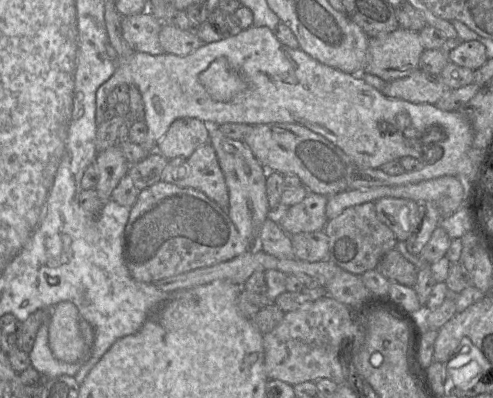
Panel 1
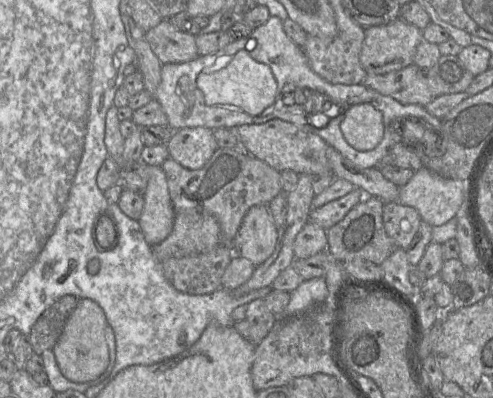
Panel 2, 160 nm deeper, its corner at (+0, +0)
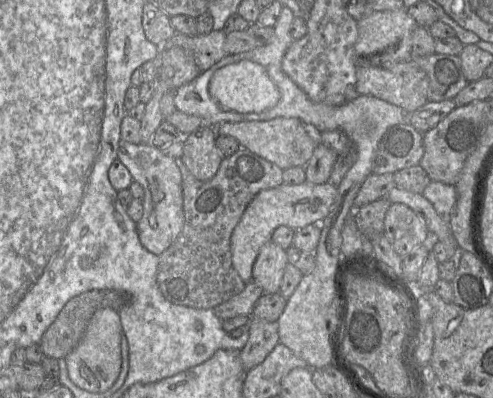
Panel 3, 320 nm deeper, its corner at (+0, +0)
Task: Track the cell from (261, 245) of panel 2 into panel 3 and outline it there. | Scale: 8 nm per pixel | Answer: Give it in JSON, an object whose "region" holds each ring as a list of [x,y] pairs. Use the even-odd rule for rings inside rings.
{"region":[[[272,240],[268,241],[261,247],[254,262],[253,280],[262,287],[264,293],[280,293],[287,263],[287,251]]]}

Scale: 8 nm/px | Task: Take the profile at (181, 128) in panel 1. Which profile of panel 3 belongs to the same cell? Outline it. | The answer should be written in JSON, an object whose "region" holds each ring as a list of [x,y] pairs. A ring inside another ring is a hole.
{"region":[[[201,126],[183,138],[181,160],[198,180],[212,179],[224,158],[216,145],[217,135],[215,127]]]}

